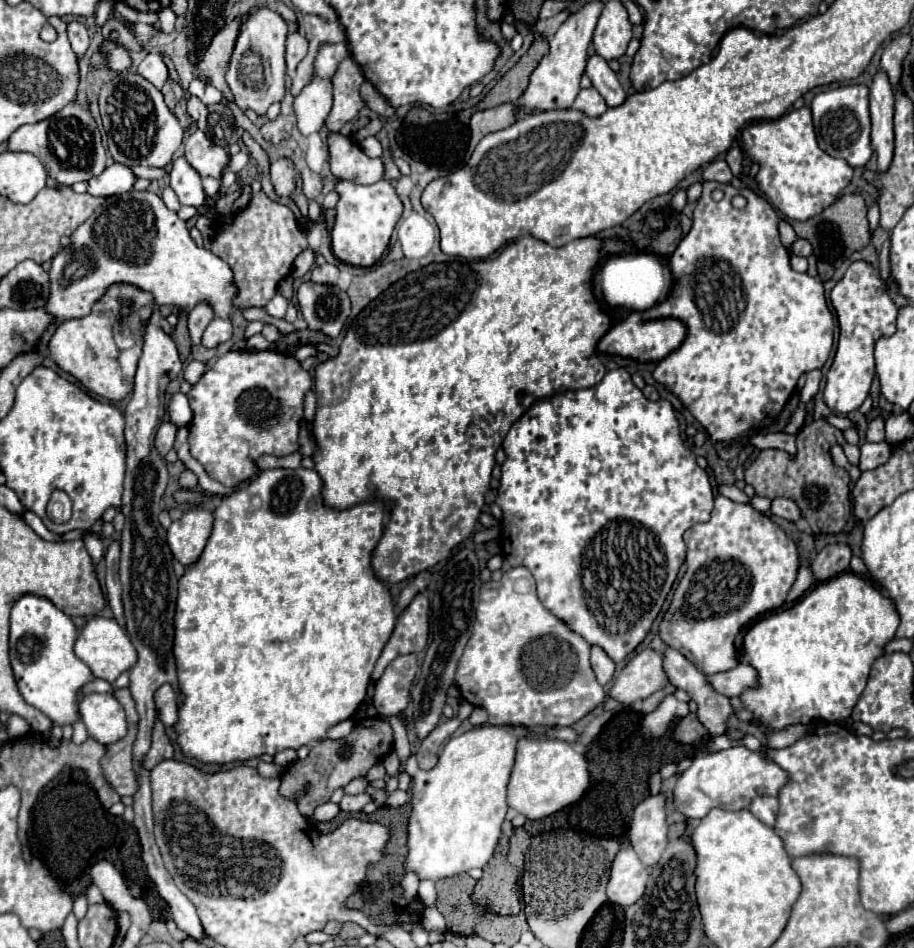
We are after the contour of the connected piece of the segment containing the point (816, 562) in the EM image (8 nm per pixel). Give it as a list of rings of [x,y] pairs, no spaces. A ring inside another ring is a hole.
[[[841,542],[827,544],[823,550],[817,552],[817,556],[811,560],[809,568],[817,582],[825,582],[825,580],[849,570],[851,556],[853,556],[853,550],[849,544],[841,544]]]

